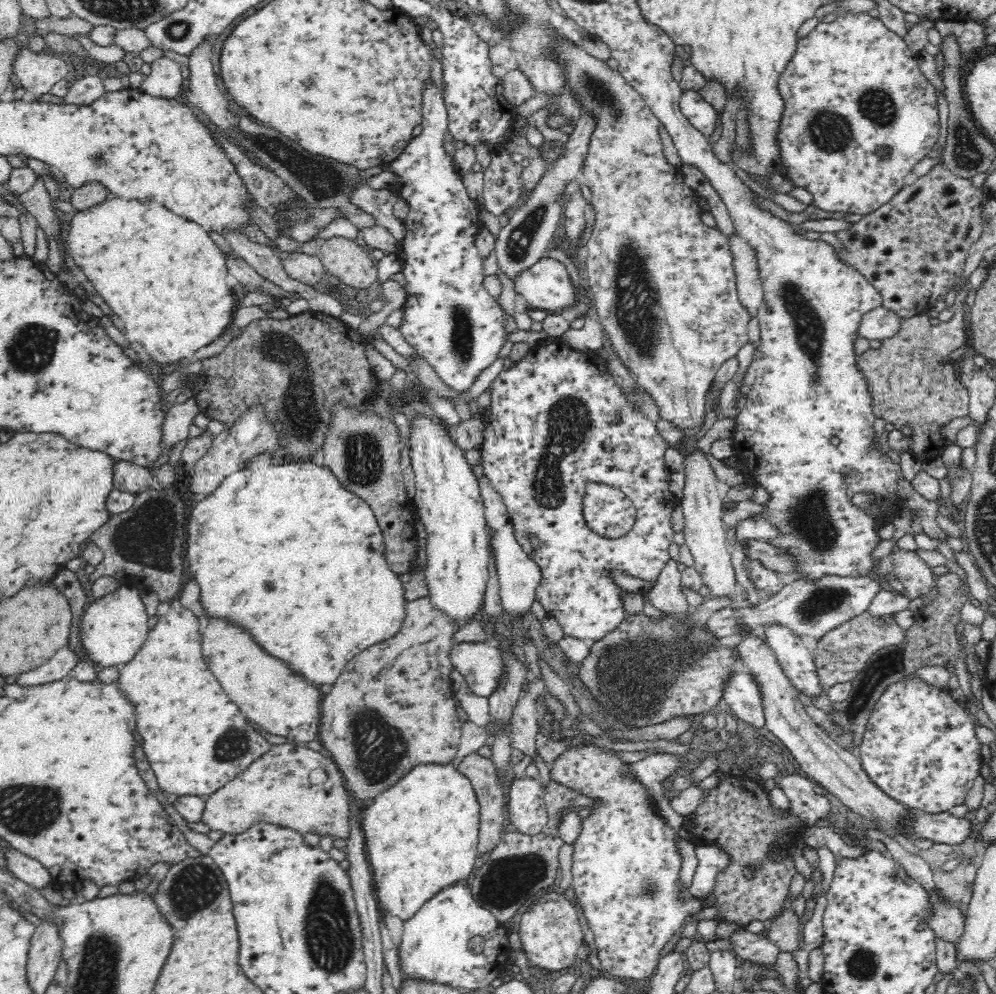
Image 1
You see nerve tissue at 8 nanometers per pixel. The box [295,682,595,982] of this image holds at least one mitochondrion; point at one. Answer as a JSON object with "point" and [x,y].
{"point":[329,939]}

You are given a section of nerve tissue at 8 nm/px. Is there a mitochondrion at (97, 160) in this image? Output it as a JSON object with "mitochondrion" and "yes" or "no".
{"mitochondrion":"yes"}

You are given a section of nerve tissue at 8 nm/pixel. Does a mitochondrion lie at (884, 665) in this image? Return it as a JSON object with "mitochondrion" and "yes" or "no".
{"mitochondrion":"yes"}

